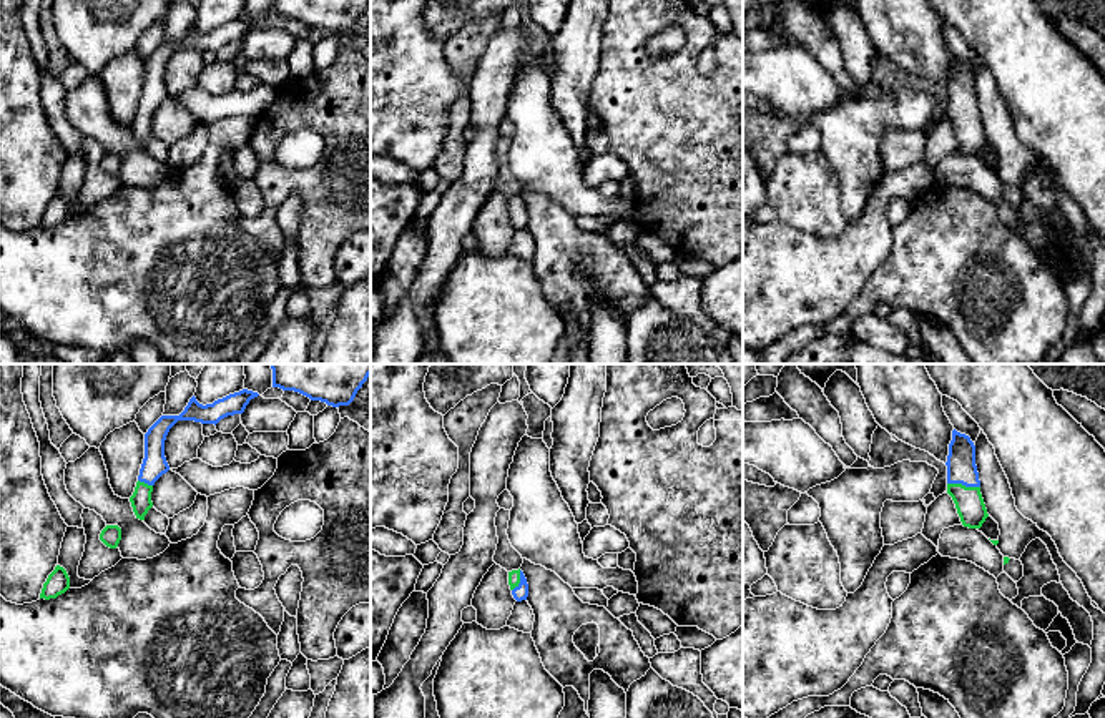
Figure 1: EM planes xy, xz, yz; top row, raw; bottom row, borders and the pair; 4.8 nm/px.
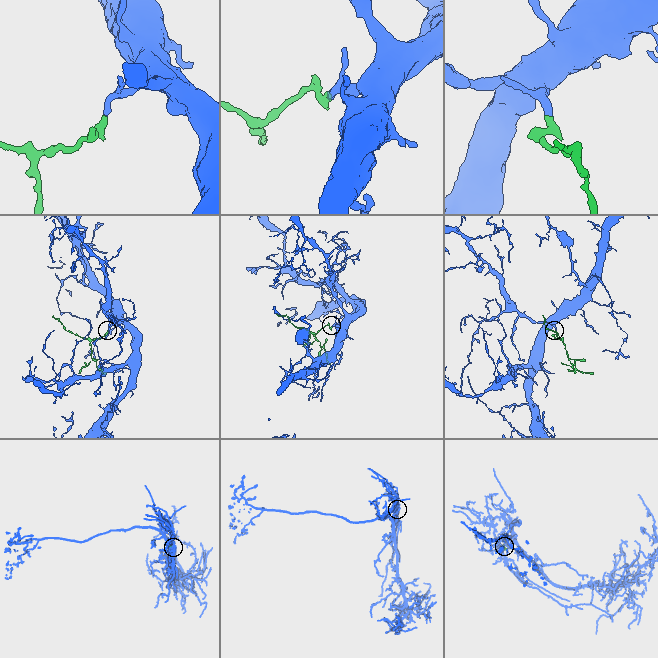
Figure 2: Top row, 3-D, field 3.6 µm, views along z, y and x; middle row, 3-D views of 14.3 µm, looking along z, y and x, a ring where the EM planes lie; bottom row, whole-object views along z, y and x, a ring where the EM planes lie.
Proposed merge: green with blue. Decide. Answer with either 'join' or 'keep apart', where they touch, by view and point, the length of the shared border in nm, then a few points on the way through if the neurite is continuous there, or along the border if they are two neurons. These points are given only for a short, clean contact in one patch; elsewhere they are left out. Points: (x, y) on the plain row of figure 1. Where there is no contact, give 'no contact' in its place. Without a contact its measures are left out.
join; contact yz (964, 113); length 160 nm; way yz (969, 130), (964, 113), (961, 90)

